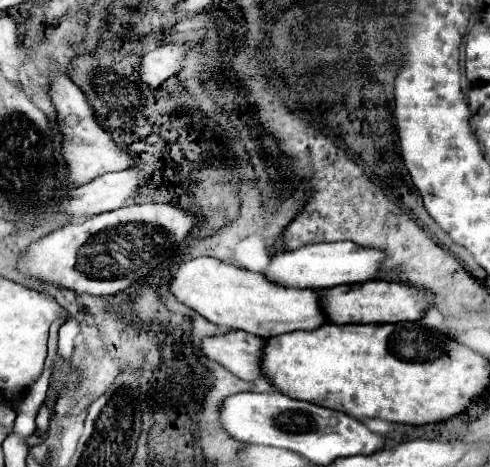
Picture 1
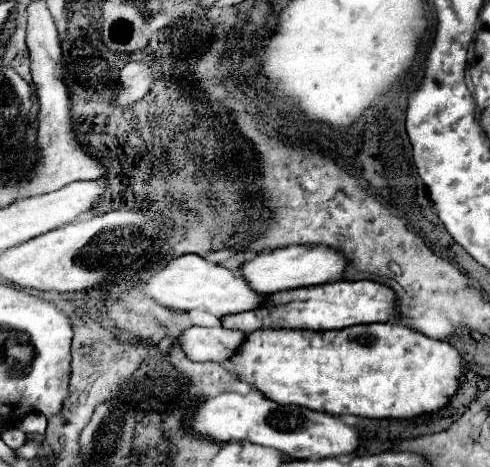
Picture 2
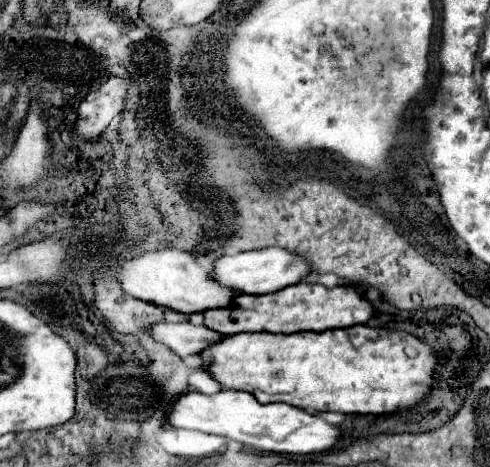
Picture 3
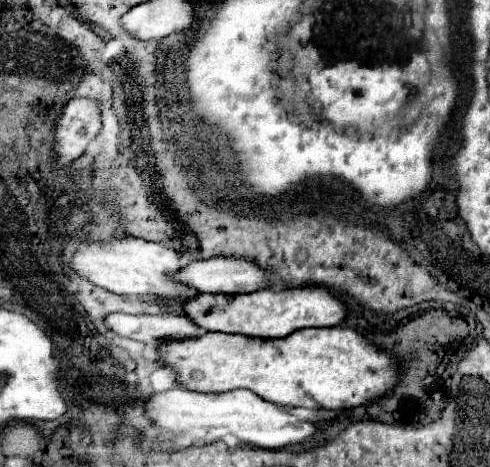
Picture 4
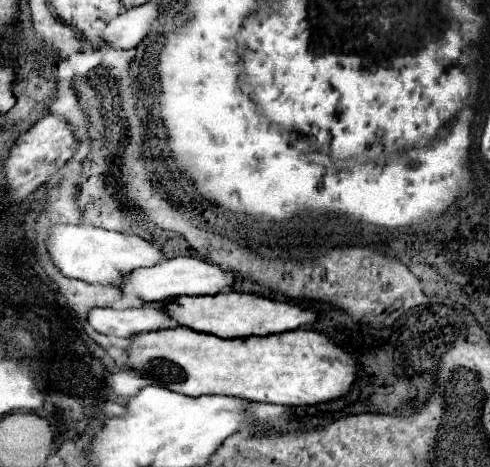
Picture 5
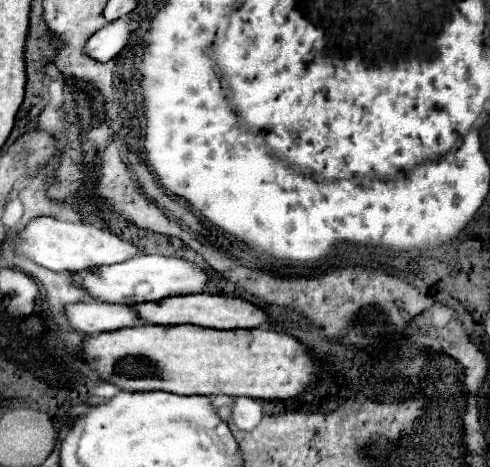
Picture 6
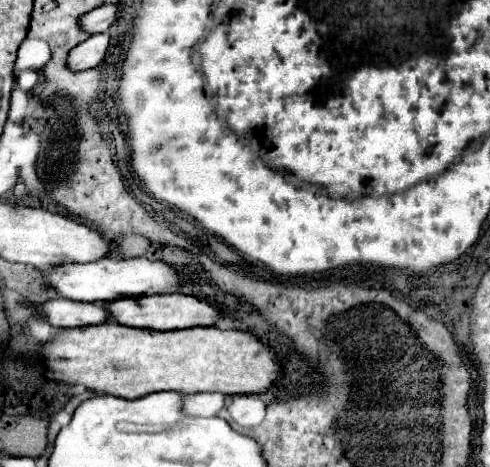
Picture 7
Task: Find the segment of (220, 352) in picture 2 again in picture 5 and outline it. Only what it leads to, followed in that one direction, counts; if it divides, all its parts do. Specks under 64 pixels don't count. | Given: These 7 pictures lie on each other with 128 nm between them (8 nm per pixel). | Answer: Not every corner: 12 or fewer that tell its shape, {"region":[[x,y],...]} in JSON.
{"region":[[92,308],[88,324],[132,338],[138,332],[174,328],[156,308]]}

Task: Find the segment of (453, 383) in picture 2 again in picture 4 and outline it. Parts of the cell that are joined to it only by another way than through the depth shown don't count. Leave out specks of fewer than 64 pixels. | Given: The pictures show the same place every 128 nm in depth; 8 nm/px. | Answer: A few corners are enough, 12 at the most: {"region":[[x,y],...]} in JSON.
{"region":[[352,328],[206,332],[160,362],[194,392],[356,408],[398,382]]}

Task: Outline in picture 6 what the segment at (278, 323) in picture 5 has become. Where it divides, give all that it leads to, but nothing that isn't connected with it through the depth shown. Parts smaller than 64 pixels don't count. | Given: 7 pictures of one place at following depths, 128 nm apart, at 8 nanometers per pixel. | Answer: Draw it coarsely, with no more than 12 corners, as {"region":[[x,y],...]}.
{"region":[[232,296],[136,304],[148,324],[256,328],[268,314]]}

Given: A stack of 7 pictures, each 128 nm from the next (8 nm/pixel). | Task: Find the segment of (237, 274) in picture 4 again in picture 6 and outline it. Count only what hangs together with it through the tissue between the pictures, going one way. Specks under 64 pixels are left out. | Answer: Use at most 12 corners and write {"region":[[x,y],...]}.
{"region":[[140,254],[72,272],[110,304],[202,292],[206,274],[182,258]]}

